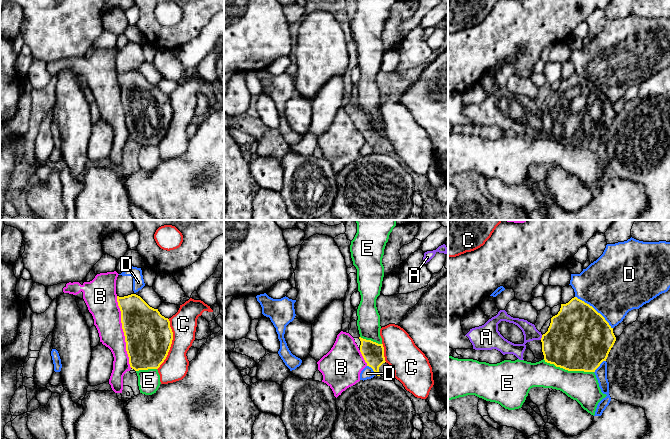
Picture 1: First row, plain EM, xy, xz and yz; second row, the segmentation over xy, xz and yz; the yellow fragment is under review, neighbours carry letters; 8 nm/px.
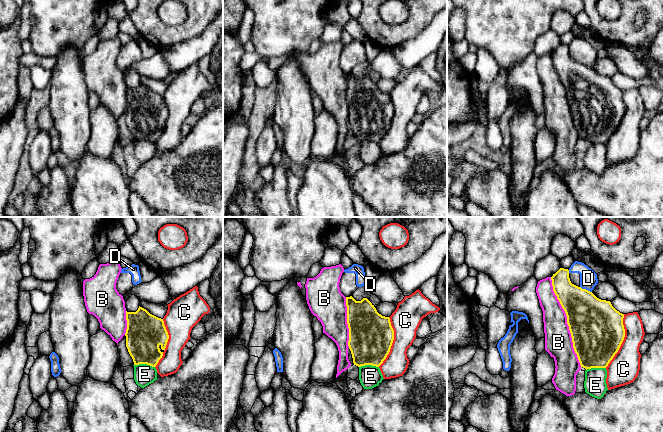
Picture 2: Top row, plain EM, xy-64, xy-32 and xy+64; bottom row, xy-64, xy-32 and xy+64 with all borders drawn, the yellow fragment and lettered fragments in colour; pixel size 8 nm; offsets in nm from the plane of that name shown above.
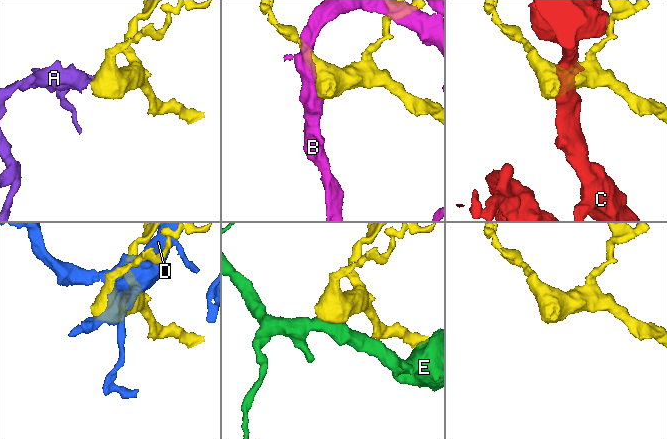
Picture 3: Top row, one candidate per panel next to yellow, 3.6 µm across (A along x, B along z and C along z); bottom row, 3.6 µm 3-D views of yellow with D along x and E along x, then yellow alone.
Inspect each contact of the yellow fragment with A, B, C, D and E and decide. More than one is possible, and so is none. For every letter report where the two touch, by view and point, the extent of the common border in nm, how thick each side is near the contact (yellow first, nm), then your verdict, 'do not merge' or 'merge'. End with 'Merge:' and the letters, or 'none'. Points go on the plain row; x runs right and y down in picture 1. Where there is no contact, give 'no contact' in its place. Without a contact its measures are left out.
A: yz (542, 113) | 40 nm | 440/120 nm | merge
B: xy (123, 107) | 600 nm | 380/220 nm | do not merge
C: xy (171, 119) | 420 nm | 380/200 nm | do not merge
D: yz (594, 85) | 400 nm | 480/480 nm | do not merge
E: yz (568, 146) | 420 nm | 500/240 nm | do not merge
Merge: A

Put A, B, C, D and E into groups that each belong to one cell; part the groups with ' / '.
A / B / C / D / E

